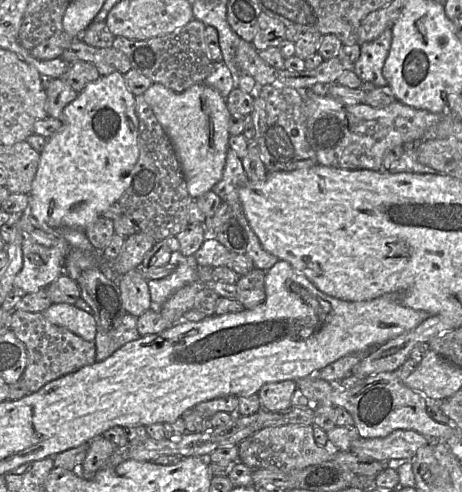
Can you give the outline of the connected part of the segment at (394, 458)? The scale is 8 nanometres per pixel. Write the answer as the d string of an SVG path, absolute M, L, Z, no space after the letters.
M395 430L384 438L357 437L348 452L398 466L412 460L418 449L429 443L429 438L415 431Z

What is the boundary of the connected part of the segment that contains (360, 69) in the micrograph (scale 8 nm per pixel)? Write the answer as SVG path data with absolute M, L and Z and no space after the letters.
M387 28L377 39L361 45L360 57L354 72L363 82L371 82L376 87L388 84L383 75L383 66L392 43L392 30Z

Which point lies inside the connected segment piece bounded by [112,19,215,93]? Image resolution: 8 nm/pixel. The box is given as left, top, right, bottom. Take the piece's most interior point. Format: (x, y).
(178, 60)

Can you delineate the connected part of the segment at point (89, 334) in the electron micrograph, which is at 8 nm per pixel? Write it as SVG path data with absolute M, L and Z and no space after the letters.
M55 303L42 312L51 323L64 327L86 341L94 341L97 324L92 315L73 304Z

